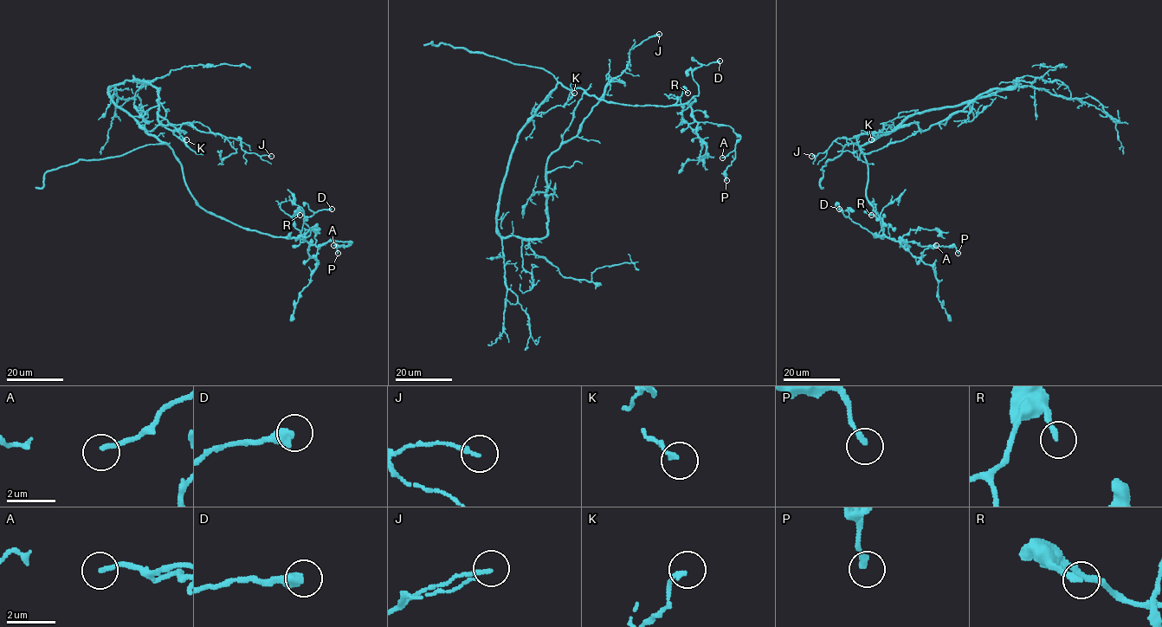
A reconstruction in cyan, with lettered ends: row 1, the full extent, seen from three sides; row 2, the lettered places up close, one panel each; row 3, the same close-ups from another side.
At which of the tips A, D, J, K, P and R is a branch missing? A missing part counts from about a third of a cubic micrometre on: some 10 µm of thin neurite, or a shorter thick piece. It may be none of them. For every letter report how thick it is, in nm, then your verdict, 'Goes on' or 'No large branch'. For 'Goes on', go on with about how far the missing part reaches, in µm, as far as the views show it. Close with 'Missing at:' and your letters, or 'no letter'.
A: Thickness 180 nm. Goes on. Missing length about 5 µm
D: Thickness 480 nm. Goes on. Missing length about 15 µm
J: Thickness 180 nm. No large branch
K: Thickness 170 nm. No large branch
P: Thickness 240 nm. No large branch
R: Thickness 200 nm. No large branch
Missing at: A, D

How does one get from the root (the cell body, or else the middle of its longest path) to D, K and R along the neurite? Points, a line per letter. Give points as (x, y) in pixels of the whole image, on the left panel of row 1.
D: (121, 108), (171, 149), (190, 196), (209, 212), (251, 229), (300, 237), (310, 235), (305, 217), (332, 209)
K: (121, 108), (145, 131), (170, 124), (186, 139)
R: (121, 108), (171, 149), (188, 190), (206, 210), (246, 229), (287, 237), (300, 235), (292, 216), (300, 215)

